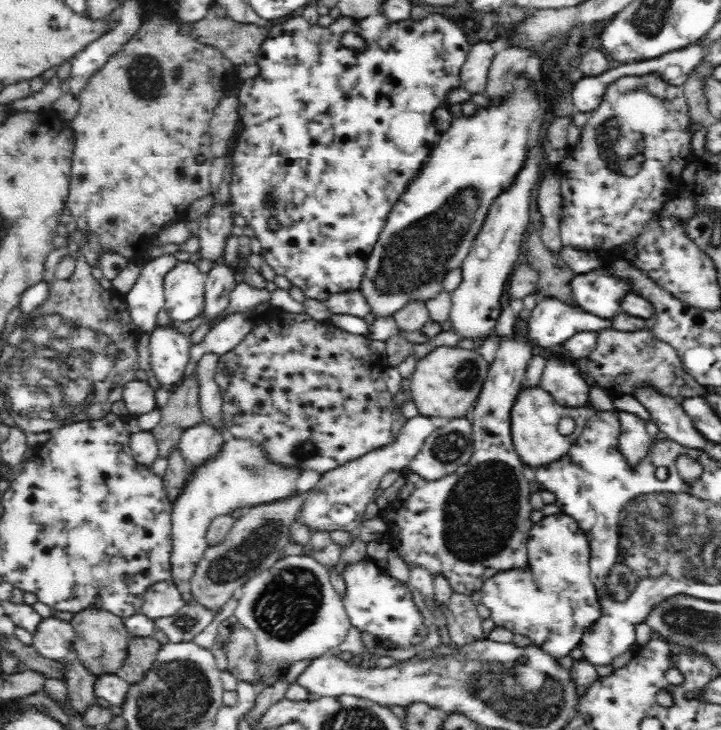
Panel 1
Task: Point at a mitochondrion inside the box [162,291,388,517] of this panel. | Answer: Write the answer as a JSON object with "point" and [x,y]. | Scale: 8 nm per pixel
{"point":[302,448]}

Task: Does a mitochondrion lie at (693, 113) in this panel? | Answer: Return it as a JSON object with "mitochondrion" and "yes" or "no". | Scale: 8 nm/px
{"mitochondrion":"no"}

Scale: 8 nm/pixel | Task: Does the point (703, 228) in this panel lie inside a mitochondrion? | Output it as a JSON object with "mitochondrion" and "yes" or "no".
{"mitochondrion":"no"}

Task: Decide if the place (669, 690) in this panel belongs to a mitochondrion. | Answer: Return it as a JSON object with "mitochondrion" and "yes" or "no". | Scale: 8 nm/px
{"mitochondrion":"no"}

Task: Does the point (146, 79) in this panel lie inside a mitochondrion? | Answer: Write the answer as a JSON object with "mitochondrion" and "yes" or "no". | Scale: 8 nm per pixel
{"mitochondrion":"yes"}

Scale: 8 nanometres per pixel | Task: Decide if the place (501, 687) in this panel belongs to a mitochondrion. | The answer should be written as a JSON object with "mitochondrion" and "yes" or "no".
{"mitochondrion":"yes"}

